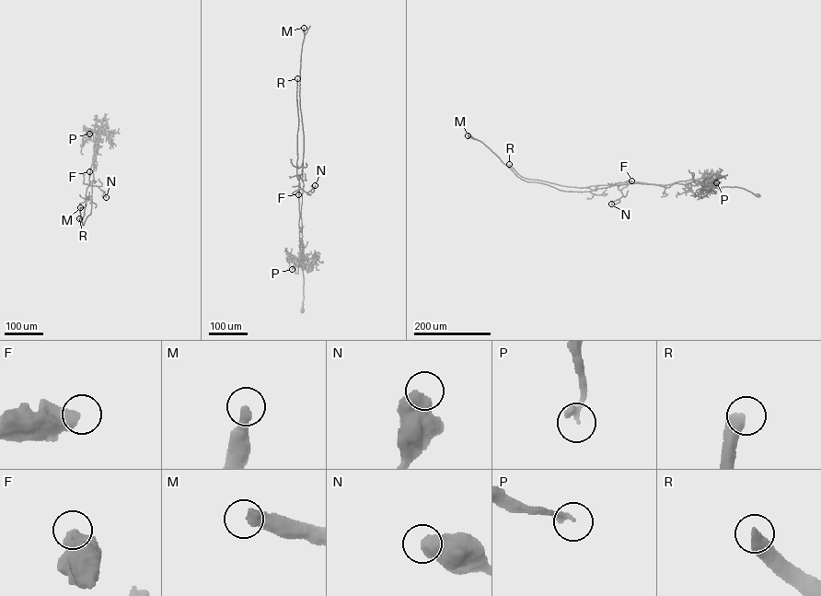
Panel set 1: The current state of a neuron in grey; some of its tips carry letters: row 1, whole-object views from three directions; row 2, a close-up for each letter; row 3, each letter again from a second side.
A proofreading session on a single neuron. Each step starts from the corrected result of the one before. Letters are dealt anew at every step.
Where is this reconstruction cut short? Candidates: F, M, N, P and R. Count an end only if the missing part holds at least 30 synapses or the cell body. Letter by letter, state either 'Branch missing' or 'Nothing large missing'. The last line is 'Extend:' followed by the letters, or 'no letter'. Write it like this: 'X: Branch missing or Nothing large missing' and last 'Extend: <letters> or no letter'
F: Nothing large missing
M: Branch missing
N: Nothing large missing
P: Nothing large missing
R: Branch missing
Extend: M, R

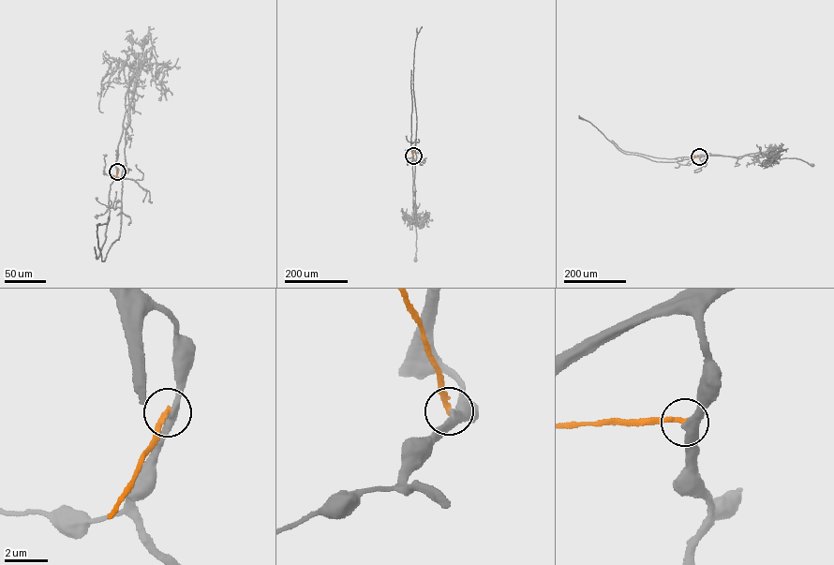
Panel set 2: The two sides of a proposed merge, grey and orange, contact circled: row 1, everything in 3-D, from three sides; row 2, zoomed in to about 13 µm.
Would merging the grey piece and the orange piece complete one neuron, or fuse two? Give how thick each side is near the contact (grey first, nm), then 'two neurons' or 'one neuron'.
380 nm thick on the grey side, 240 nm on the other; two neurons

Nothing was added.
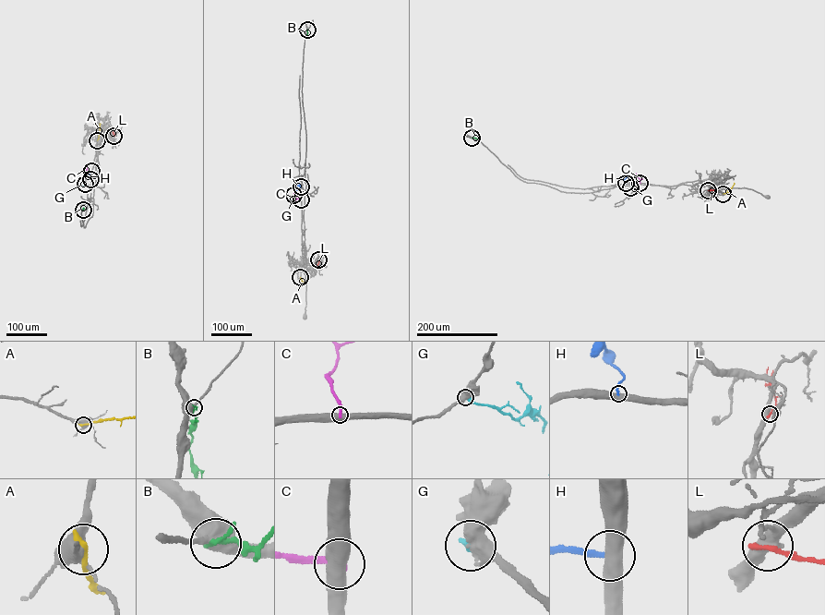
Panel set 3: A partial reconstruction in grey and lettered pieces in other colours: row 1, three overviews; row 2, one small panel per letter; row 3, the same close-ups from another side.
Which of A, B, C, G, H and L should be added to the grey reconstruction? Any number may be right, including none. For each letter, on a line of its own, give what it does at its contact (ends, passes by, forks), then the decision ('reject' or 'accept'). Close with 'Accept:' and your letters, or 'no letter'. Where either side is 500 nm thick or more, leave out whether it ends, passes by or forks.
A: it ends | reject
B: reject
C: reject
G: reject
H: reject
L: it ends | reject
Accept: no letter

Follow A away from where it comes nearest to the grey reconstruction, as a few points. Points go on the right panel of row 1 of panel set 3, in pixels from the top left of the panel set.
A: (723, 193), (734, 183)

